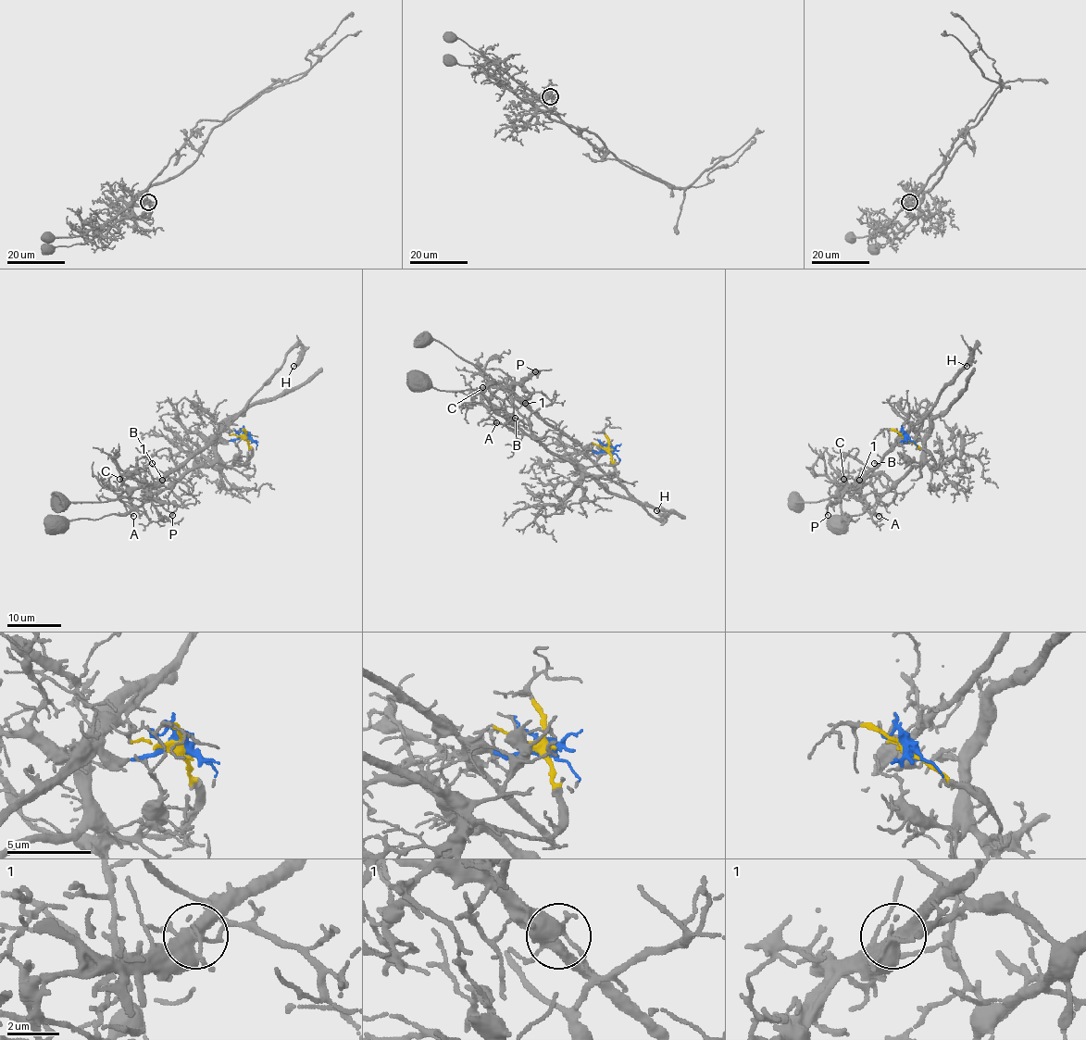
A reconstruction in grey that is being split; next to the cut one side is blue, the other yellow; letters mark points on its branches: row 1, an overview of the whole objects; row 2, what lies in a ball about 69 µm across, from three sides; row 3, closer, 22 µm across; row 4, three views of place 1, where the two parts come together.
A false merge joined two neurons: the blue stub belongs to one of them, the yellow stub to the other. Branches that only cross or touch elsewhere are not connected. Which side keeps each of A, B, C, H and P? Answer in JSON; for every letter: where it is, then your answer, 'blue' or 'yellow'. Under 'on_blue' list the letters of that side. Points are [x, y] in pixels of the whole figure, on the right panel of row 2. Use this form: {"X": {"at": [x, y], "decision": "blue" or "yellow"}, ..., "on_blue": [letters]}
{"A": {"at": [879, 516], "decision": "blue"}, "B": {"at": [874, 463], "decision": "yellow"}, "C": {"at": [843, 479], "decision": "blue"}, "H": {"at": [967, 366], "decision": "blue"}, "P": {"at": [828, 515], "decision": "blue"}, "on_blue": ["A", "C", "H", "P"]}

